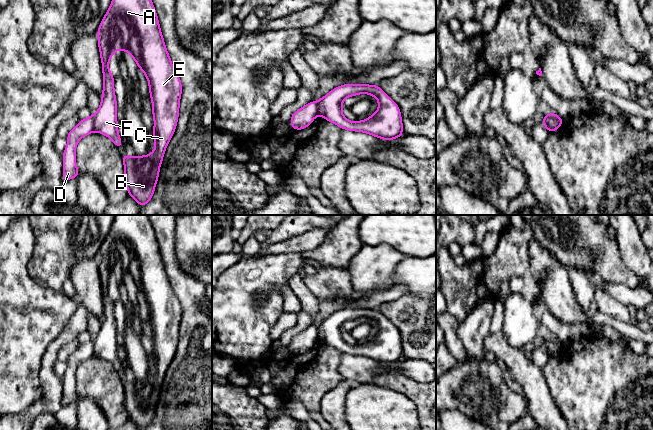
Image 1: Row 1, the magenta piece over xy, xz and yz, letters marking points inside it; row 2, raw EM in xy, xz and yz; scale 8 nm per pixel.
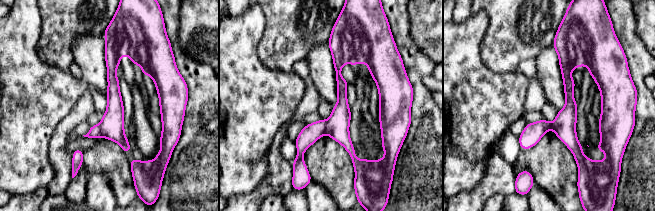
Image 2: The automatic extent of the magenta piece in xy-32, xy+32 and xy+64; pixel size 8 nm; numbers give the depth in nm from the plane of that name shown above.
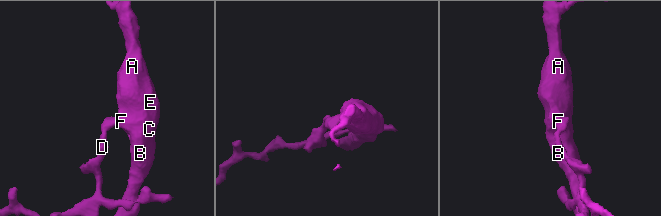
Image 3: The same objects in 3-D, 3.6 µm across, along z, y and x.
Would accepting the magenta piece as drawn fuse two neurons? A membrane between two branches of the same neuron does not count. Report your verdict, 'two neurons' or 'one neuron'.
two neurons

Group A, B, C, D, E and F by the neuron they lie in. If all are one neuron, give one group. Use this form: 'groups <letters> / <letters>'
groups A B C E F / D

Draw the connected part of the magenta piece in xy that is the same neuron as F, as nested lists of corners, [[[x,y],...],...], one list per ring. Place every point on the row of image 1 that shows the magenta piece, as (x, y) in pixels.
[[[112,0],[108,11],[100,22],[97,37],[102,63],[103,93],[100,107],[93,114],[94,131],[110,138],[118,149],[122,149],[123,145],[118,133],[114,76],[109,71],[109,60],[113,57],[113,53],[116,50],[128,51],[130,56],[136,61],[138,68],[145,74],[149,83],[149,93],[153,106],[155,149],[146,156],[127,156],[124,153],[122,154],[124,183],[128,189],[128,195],[143,207],[154,195],[163,156],[176,129],[182,83],[165,47],[152,0]]]

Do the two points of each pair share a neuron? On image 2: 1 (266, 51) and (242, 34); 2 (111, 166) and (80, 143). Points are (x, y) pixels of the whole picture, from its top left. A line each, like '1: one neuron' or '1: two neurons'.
1: two neurons
2: two neurons

